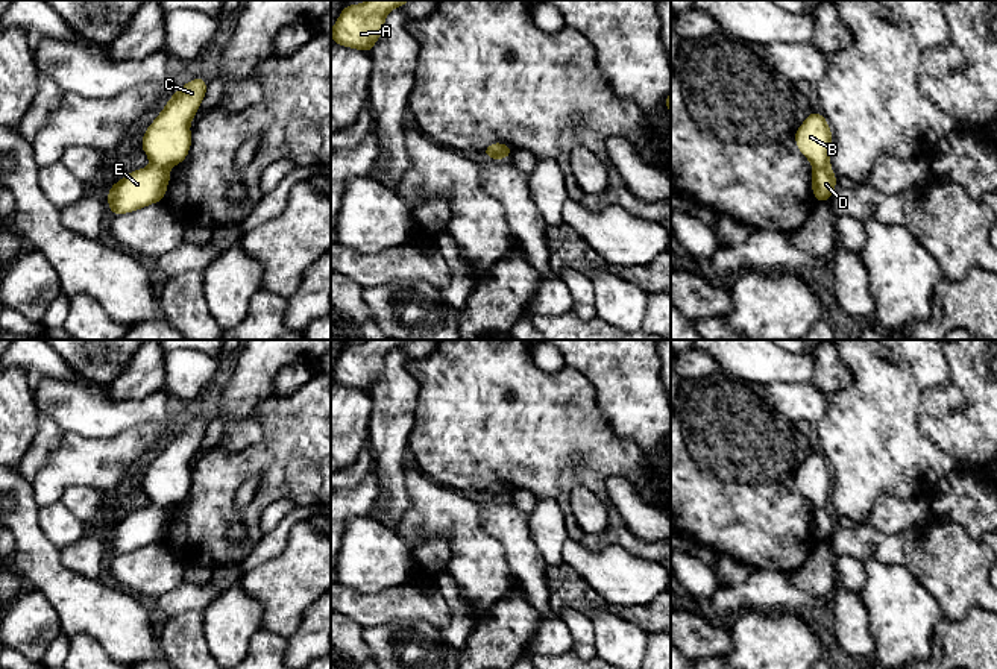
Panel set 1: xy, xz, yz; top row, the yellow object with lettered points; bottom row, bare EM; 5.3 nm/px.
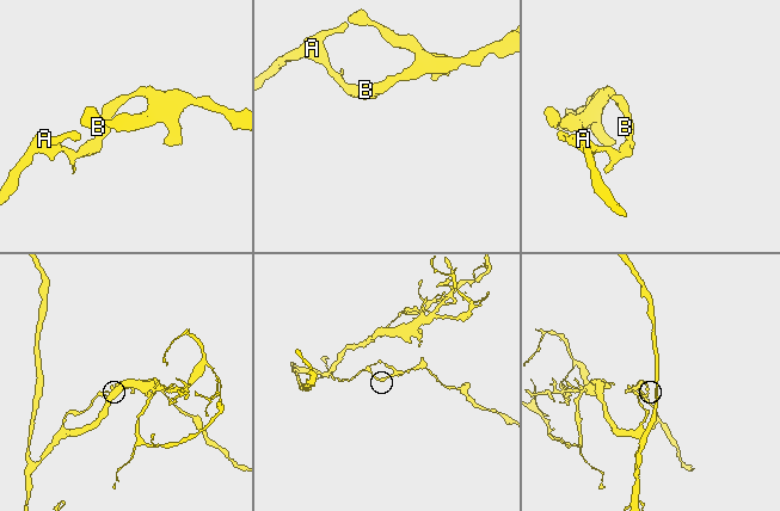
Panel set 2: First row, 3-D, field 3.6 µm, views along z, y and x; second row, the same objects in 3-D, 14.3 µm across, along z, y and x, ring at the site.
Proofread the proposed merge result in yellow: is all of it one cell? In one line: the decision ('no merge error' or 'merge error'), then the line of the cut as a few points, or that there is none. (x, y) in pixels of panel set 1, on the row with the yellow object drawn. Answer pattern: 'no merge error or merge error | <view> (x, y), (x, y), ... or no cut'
merge error | xy (152, 163), (167, 170)

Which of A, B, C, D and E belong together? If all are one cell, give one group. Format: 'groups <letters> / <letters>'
groups A D E / B C

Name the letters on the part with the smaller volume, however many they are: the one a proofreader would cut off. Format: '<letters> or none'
B, C

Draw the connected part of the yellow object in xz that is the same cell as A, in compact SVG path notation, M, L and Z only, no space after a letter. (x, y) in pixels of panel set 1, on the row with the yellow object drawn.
M366 0L363 5L348 5L334 27L332 41L364 52L370 52L382 35L385 15L411 0Z

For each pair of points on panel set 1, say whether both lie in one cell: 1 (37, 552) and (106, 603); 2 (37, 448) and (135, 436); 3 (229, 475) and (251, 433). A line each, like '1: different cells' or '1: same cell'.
1: same cell
2: different cells
3: different cells

